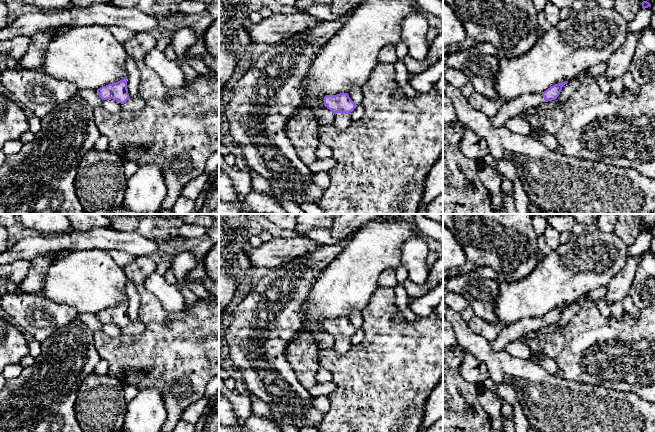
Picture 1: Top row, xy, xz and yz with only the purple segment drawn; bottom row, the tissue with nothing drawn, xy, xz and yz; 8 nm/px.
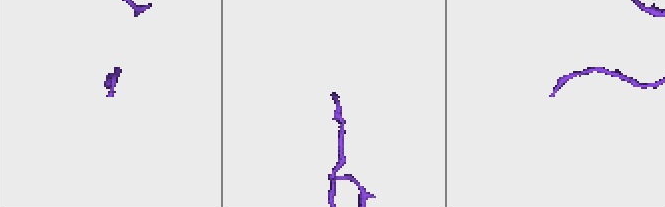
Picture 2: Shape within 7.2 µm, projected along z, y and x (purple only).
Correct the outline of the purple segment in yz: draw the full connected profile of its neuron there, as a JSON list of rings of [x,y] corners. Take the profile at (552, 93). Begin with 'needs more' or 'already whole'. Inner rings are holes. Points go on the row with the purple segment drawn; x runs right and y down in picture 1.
needs more; [[[564,81],[555,84],[542,94],[523,94],[516,99],[501,102],[498,112],[490,118],[490,122],[495,127],[505,126],[509,119],[525,114],[530,108],[557,99],[562,87],[567,83],[568,81]]]

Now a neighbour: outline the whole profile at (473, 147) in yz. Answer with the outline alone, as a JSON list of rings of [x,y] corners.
[[[467,128],[463,132],[460,149],[463,156],[472,160],[485,159],[489,154],[486,140]]]

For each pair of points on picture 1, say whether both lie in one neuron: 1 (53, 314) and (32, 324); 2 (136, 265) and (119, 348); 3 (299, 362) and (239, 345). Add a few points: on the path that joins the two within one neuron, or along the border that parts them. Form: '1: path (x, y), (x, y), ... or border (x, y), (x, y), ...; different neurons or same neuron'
1: path (48, 316), (37, 319); same neuron
2: path (141, 289), (149, 302), (149, 331), (143, 337); same neuron
3: border (293, 336), (285, 348), (285, 358), (297, 379); different neurons

